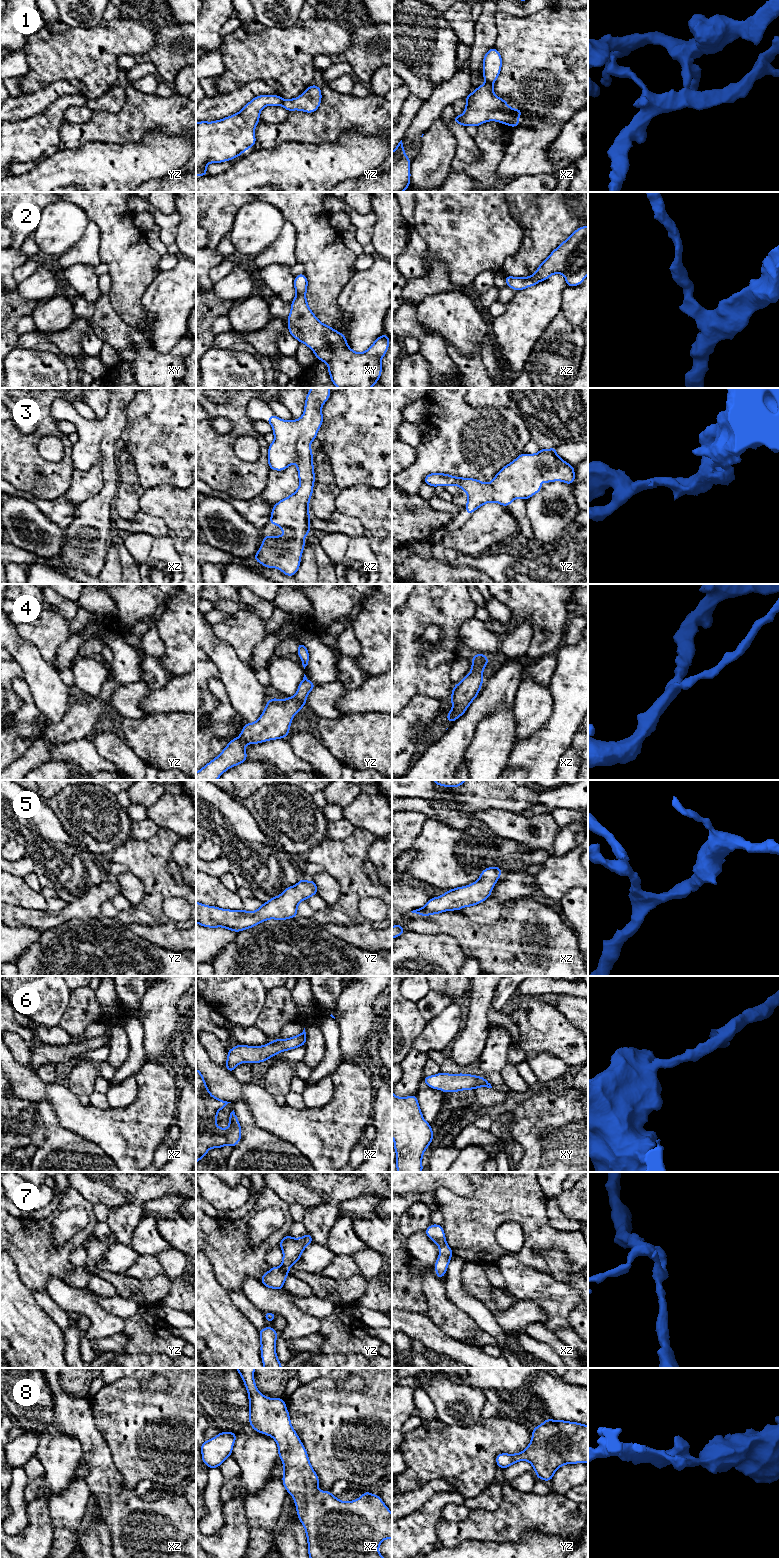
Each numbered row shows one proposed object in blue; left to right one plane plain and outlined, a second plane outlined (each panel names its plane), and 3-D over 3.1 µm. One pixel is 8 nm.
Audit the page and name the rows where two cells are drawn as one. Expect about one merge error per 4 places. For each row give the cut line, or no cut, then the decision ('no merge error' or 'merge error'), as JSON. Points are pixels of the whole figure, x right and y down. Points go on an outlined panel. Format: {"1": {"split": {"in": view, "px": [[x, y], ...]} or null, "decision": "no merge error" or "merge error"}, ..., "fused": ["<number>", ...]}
{"1": {"split": {"in": "xz", "px": [[486, 81], [491, 83]]}, "decision": "merge error"}, "2": {"split": null, "decision": "no merge error"}, "3": {"split": null, "decision": "no merge error"}, "4": {"split": null, "decision": "no merge error"}, "5": {"split": null, "decision": "no merge error"}, "6": {"split": null, "decision": "no merge error"}, "7": {"split": null, "decision": "no merge error"}, "8": {"split": null, "decision": "no merge error"}, "fused": ["1"]}

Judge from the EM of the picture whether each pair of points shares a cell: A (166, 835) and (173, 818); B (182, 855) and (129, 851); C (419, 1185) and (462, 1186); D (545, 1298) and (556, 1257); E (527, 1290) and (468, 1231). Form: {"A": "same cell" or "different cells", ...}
{"A": "different cells", "B": "different cells", "C": "same cell", "D": "different cells", "E": "different cells"}

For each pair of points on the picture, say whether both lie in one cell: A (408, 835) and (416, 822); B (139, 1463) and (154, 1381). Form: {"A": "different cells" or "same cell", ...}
{"A": "same cell", "B": "different cells"}

